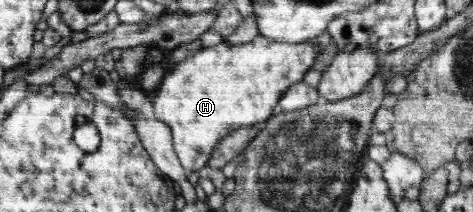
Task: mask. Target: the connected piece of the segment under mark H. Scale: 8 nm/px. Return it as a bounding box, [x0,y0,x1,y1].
[151,35,322,171]

